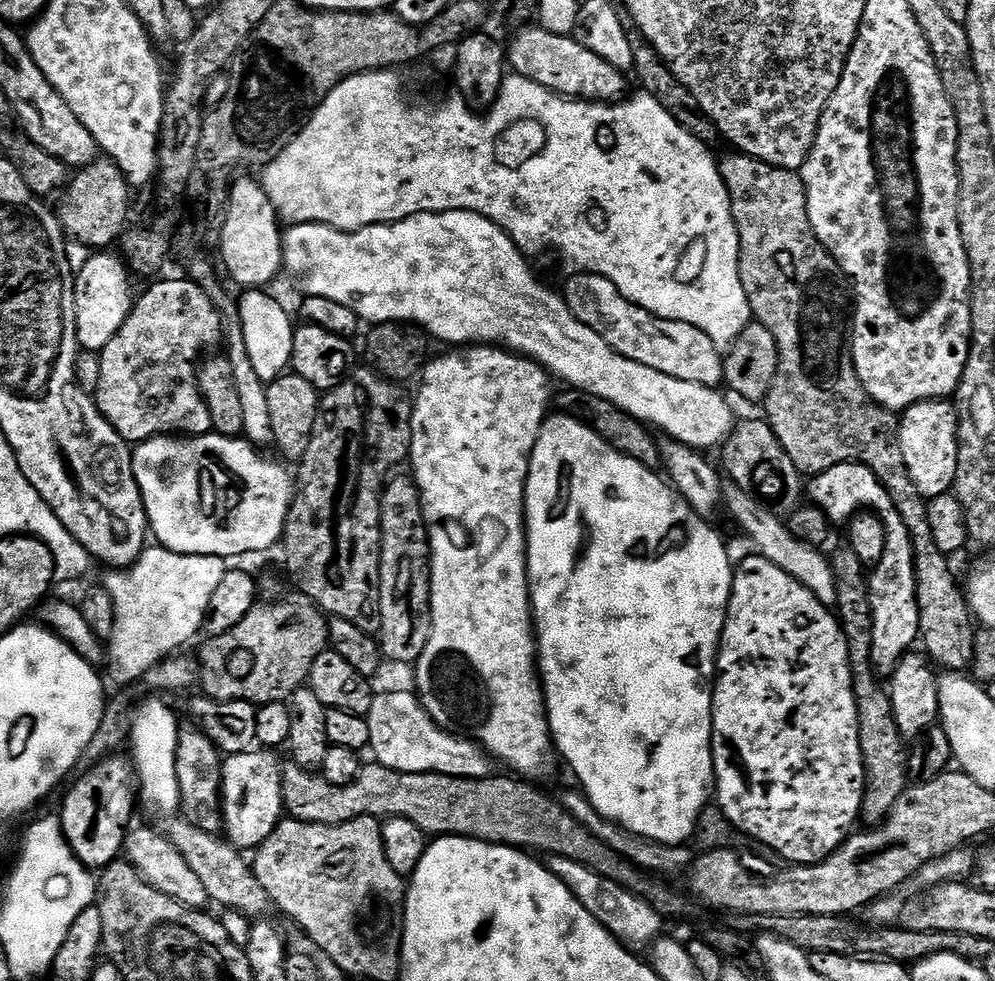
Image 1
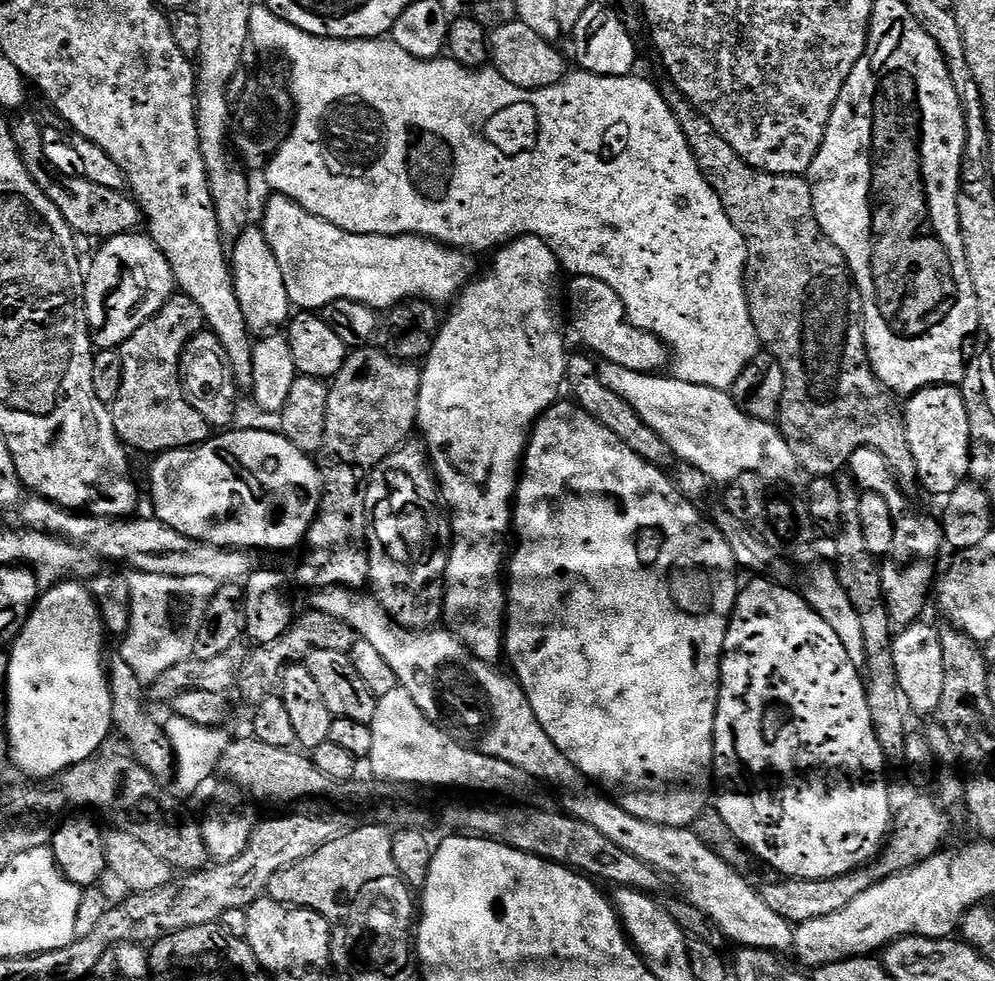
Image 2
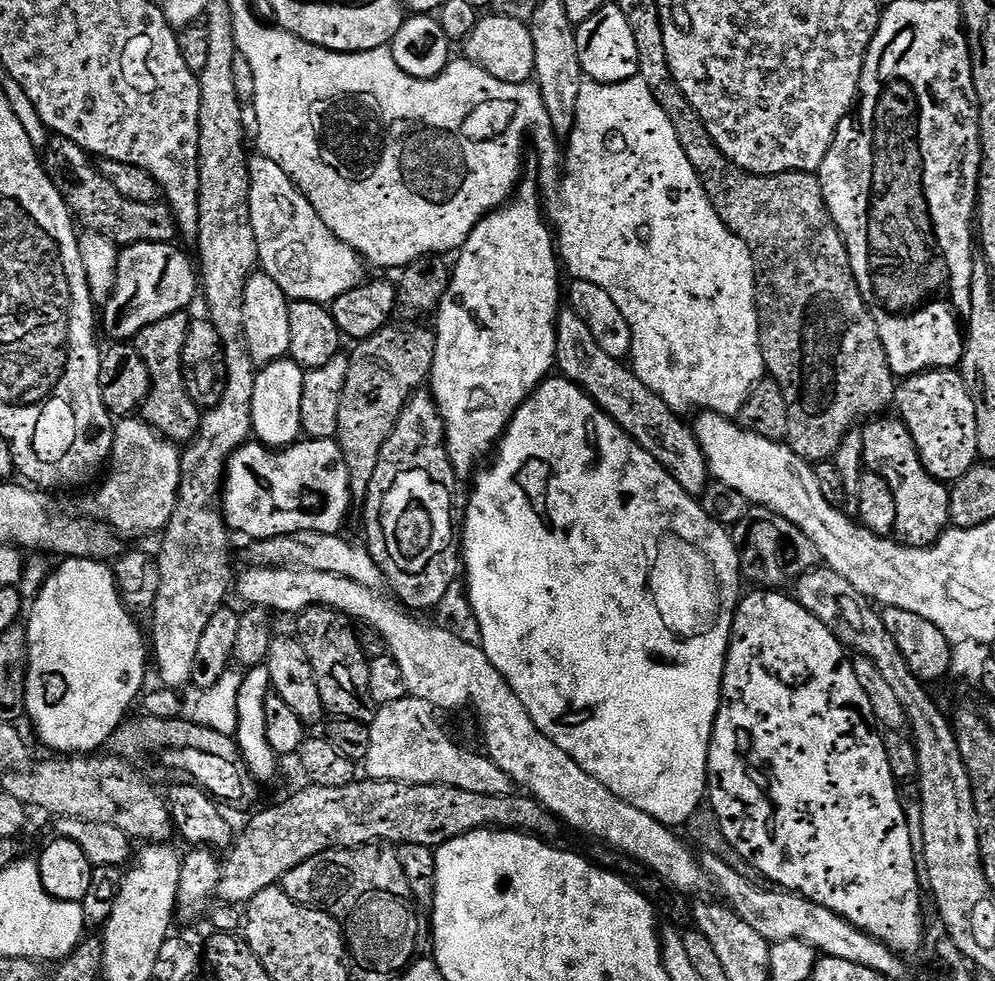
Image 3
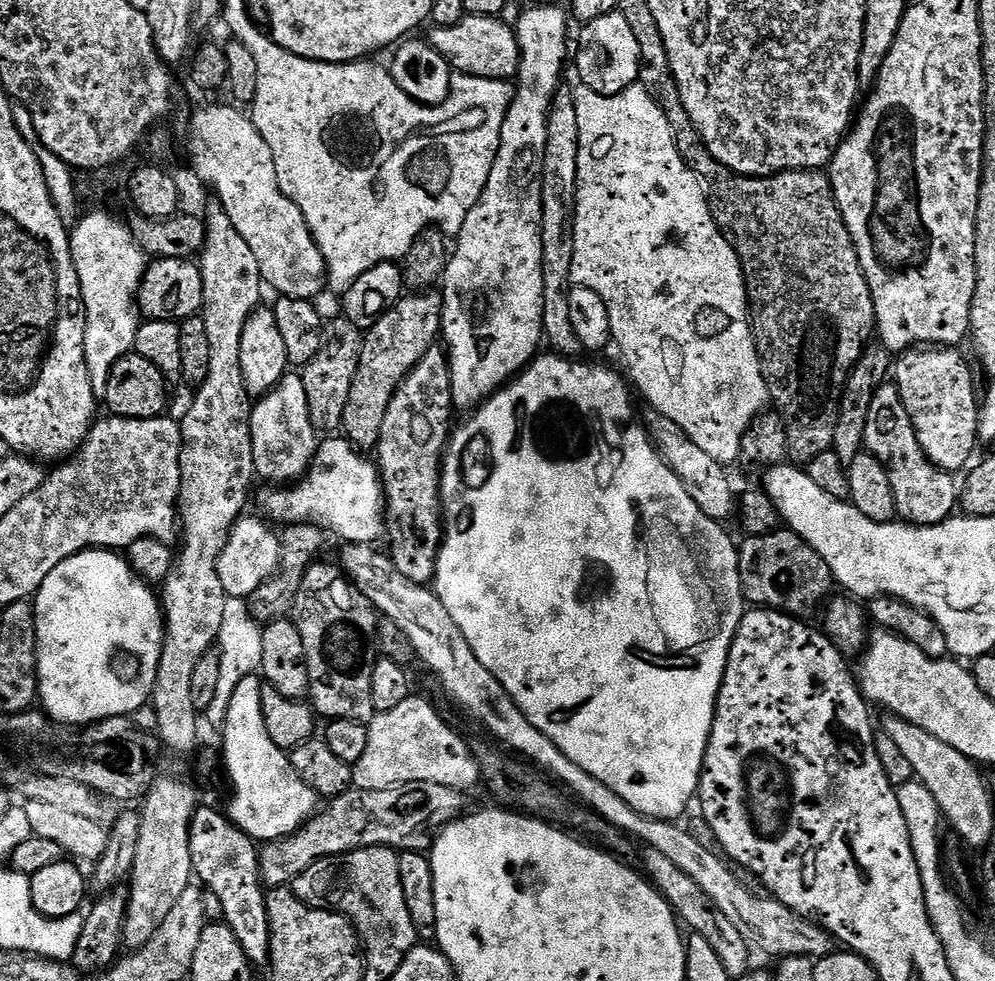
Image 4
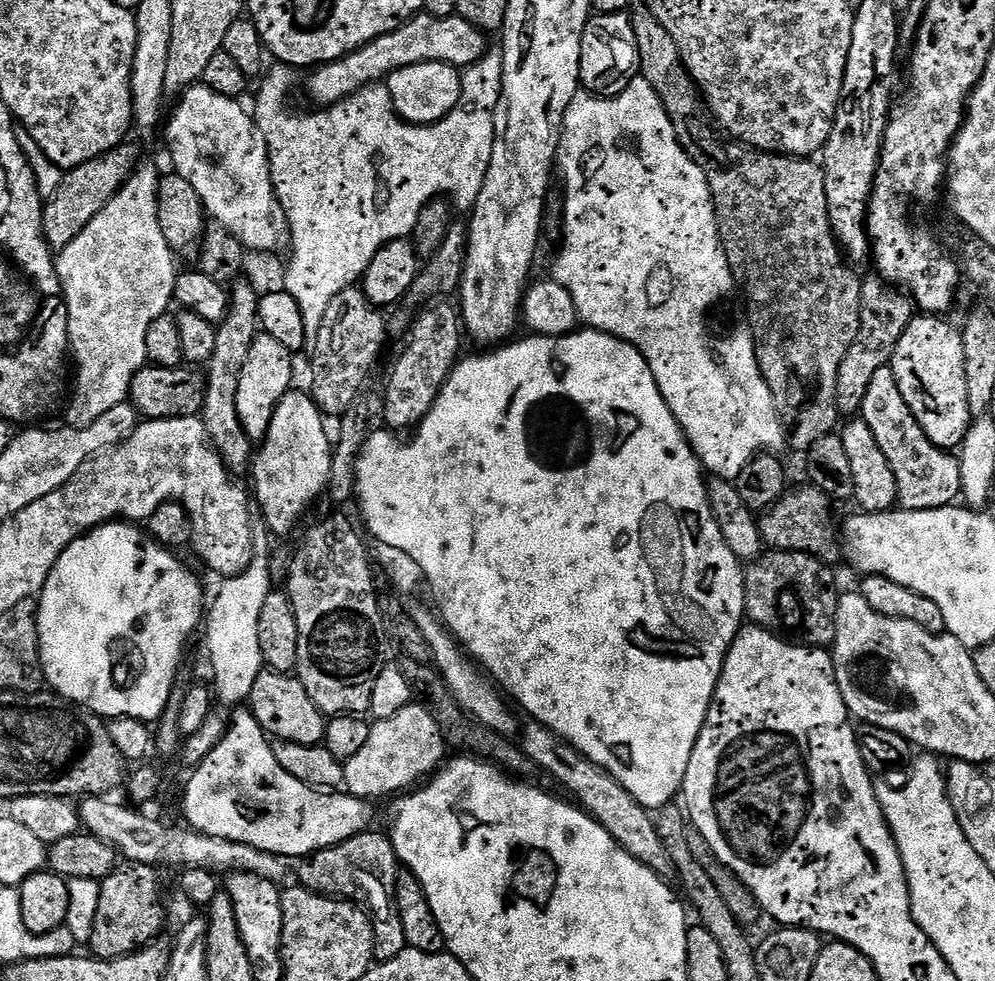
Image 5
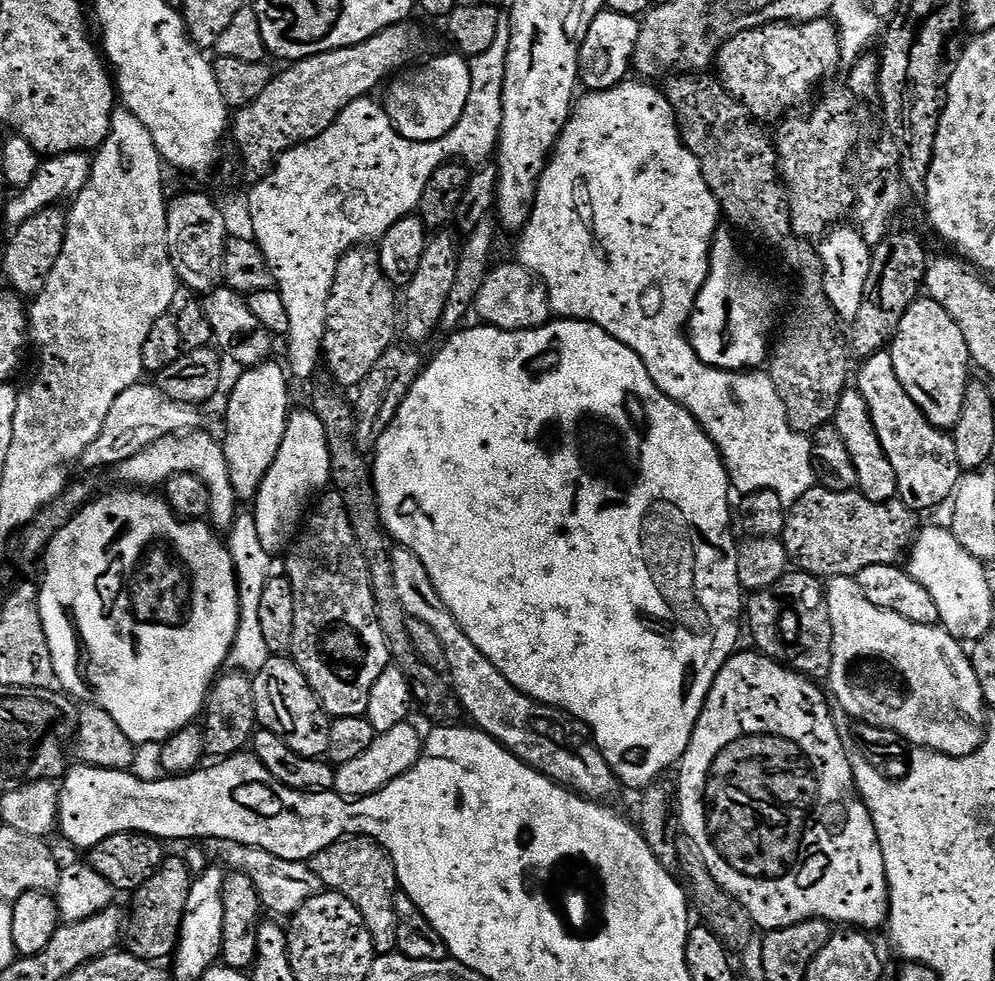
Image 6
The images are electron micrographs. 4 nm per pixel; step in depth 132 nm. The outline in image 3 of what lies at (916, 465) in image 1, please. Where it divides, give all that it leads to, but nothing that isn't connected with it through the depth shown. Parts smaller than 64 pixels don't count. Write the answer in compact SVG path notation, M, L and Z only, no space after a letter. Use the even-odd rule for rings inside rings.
M933 370L909 376L897 387L894 405L916 443L924 468L936 480L955 482L978 463L978 422L963 376L956 370Z

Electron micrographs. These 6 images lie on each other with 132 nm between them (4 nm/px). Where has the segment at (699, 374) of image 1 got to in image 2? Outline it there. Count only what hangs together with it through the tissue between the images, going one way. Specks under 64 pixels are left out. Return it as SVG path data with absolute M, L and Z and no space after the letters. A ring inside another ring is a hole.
M572 276L568 284L568 312L572 315L572 324L578 335L584 339L589 353L595 354L601 361L635 372L659 373L670 364L670 349L659 338L649 332L643 332L628 321L626 310L610 290L606 282L593 276Z

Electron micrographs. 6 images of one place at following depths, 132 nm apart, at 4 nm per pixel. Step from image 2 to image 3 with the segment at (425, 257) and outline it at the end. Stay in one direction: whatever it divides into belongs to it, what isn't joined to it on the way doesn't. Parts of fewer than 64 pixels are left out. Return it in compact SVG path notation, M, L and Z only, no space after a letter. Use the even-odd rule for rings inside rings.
M253 155L248 161L248 177L252 183L250 218L254 238L258 238L259 267L282 286L289 301L309 300L328 306L346 294L346 290L354 290L354 286L364 283L365 261L318 218L314 206L310 206L278 162Z

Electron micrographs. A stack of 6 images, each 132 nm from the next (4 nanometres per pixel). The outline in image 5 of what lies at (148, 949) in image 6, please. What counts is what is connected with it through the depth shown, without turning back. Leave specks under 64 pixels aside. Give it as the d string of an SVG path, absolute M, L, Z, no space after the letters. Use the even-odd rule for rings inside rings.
M120 862L105 880L100 881L94 930L87 942L95 959L117 960L129 956L159 937L156 935L164 928L164 904L160 901L160 876L156 872L150 865Z

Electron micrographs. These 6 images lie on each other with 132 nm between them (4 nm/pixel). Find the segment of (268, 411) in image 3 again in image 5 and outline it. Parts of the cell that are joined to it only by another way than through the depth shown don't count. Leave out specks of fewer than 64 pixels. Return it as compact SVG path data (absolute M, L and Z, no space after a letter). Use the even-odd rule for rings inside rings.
M289 390L278 402L274 418L270 418L270 430L250 465L254 499L261 504L268 531L276 538L290 535L300 515L325 495L332 465L334 444L324 429L326 417L307 391L296 391Z

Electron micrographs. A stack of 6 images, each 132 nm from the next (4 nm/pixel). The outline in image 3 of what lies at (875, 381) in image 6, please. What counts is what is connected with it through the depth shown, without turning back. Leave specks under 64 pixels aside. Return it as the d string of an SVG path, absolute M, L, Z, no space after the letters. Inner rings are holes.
M876 418L863 425L864 467L886 478L886 486L890 486L894 494L894 507L898 509L895 535L899 543L909 548L929 548L944 535L950 524L949 485L945 481L936 480L926 471L914 438L904 421L899 418L884 419L888 418Z

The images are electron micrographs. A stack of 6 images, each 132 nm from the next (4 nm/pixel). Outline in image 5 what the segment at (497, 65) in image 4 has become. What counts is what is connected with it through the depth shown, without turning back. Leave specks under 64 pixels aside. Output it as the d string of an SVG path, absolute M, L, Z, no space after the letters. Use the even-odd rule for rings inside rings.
M417 14L393 32L382 34L378 39L362 45L354 52L349 52L341 60L319 65L308 80L308 96L316 103L313 105L331 106L368 87L369 84L387 81L388 75L400 68L425 64L428 60L450 64L463 70L471 64L477 64L489 51L490 44L484 39L486 36L483 31L458 15L434 18L427 14Z

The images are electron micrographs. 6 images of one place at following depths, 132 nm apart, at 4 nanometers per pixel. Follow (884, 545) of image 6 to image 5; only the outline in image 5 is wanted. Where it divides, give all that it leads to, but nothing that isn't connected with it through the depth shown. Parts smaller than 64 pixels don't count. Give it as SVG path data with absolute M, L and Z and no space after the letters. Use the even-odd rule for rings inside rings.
M805 486L805 488L794 487L781 497L776 504L763 513L759 517L760 533L764 539L765 545L769 549L778 552L805 552L814 558L823 560L825 564L832 566L835 565L835 560L838 561L842 556L842 532L838 527L838 520L832 517L833 505L830 503L828 495L822 490Z

